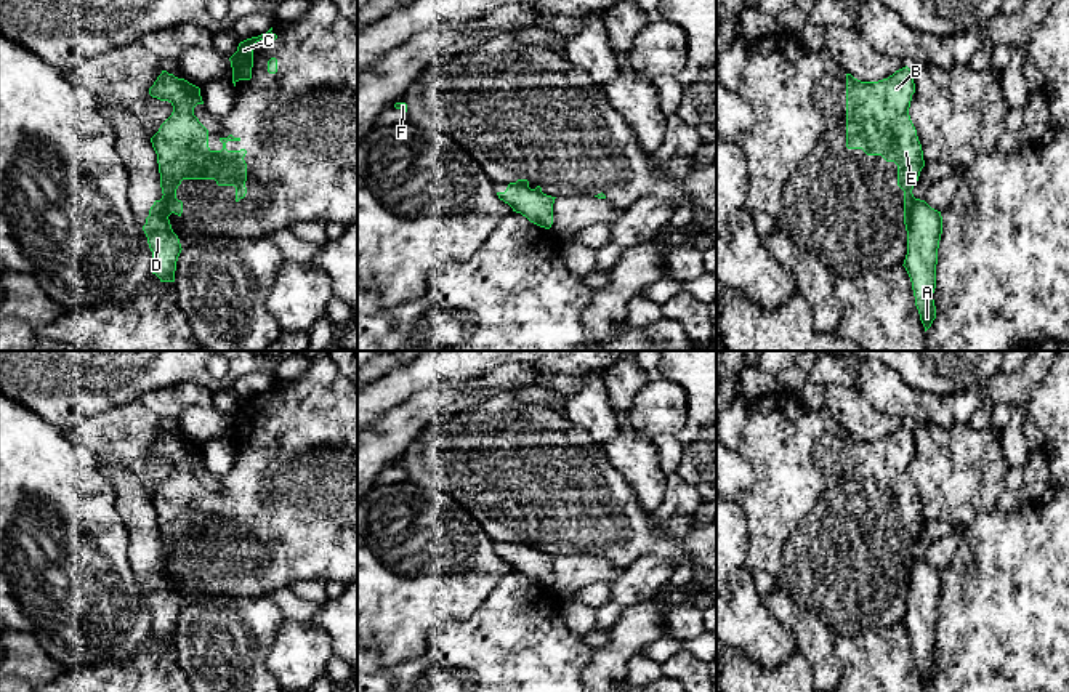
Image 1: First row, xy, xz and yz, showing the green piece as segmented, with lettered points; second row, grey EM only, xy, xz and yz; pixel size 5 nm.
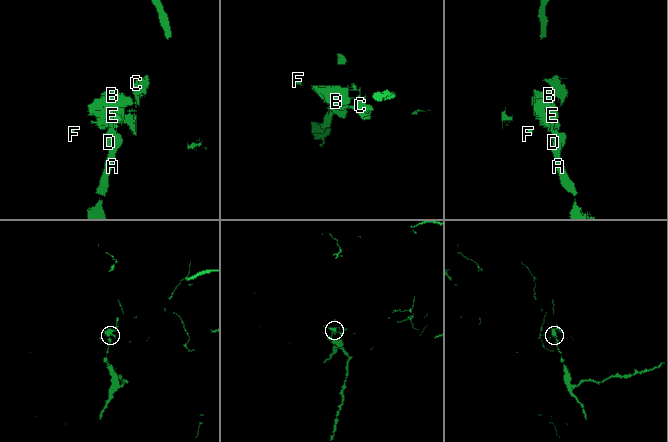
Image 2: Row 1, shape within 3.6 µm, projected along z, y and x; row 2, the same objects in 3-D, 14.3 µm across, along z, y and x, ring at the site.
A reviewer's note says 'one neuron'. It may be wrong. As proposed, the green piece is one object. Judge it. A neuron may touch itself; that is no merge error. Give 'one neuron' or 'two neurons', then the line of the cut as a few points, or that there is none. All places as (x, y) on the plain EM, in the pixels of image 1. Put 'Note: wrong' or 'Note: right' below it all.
two neurons | yz (915, 558), (907, 590)
Note: wrong

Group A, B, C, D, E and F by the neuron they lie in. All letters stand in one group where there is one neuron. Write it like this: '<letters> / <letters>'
A D / B C E F

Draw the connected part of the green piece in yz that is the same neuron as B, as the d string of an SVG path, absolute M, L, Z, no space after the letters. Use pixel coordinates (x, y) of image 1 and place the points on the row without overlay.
M907 424L878 441L861 441L846 432L846 506L881 514L898 524L906 589L915 559L912 548L925 525L922 503L909 474L914 452L914 431Z

